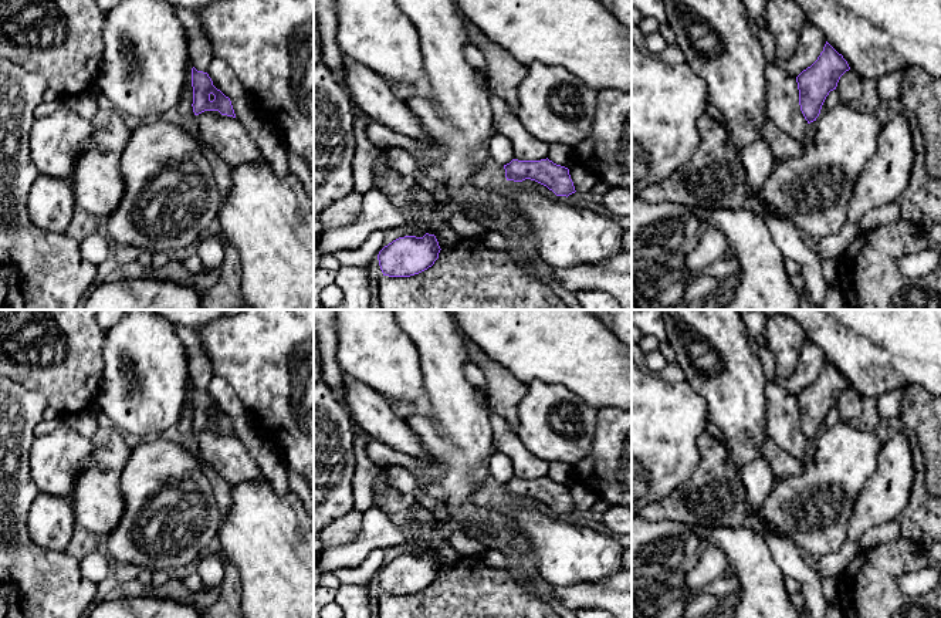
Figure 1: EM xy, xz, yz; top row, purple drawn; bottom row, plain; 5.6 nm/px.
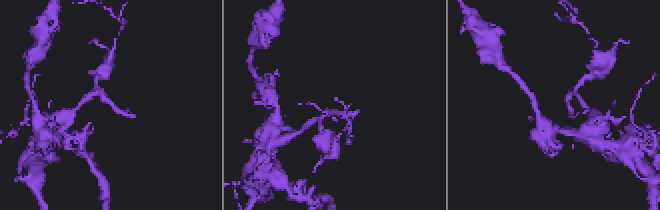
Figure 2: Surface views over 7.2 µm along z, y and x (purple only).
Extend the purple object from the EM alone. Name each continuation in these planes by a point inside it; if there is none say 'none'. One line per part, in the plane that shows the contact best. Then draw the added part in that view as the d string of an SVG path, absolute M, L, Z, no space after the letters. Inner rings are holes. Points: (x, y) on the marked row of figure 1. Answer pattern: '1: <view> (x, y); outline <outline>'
none

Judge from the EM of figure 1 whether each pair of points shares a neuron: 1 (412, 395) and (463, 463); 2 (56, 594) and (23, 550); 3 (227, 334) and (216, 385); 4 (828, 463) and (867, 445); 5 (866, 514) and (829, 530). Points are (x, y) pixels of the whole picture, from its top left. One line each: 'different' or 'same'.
1: different
2: same
3: different
4: same
5: different

